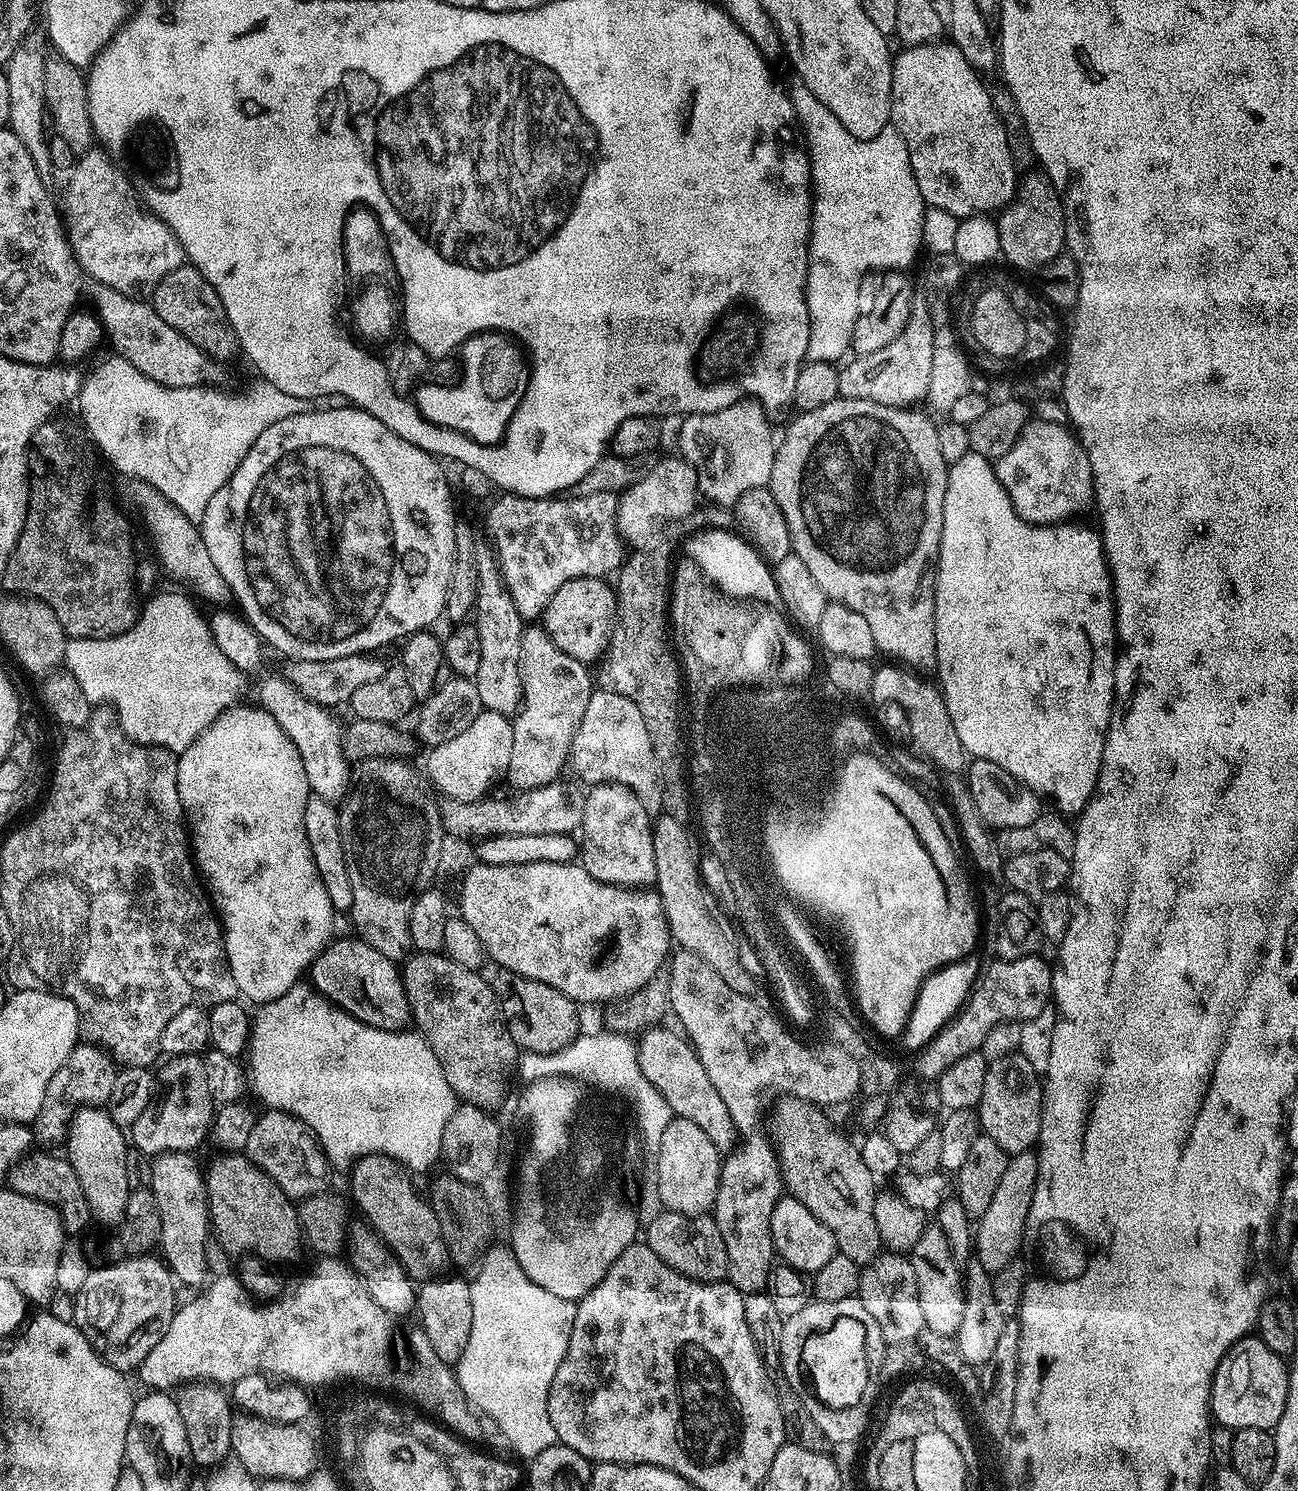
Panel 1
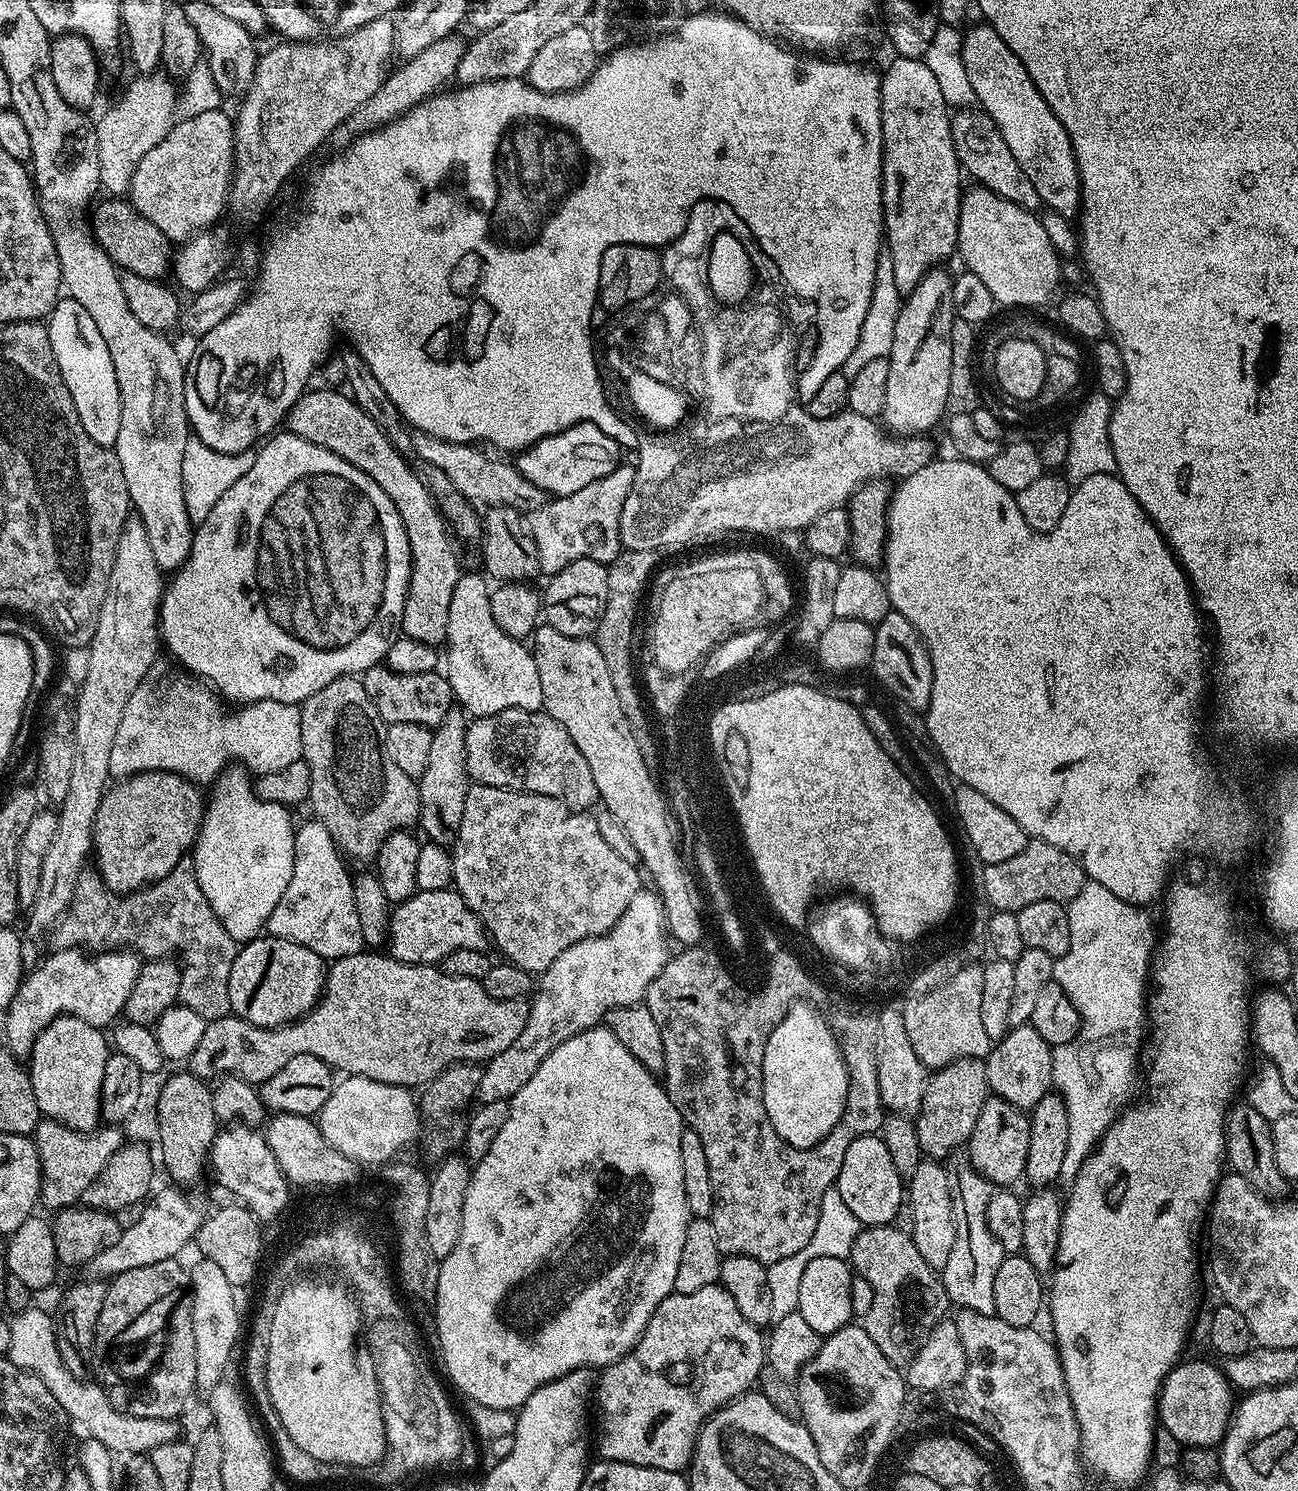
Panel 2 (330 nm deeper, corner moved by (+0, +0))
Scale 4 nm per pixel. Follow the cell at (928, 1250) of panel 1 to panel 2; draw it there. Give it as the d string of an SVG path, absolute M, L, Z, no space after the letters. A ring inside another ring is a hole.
M925 1158L920 1161L918 1170L914 1170L914 1174L906 1184L906 1200L907 1203L912 1203L910 1235L914 1246L918 1246L918 1254L922 1254L926 1266L930 1266L934 1270L943 1270L946 1262L950 1262L950 1250L954 1250L954 1234L956 1233L952 1213L952 1181L949 1169L946 1170L944 1167L943 1163Z

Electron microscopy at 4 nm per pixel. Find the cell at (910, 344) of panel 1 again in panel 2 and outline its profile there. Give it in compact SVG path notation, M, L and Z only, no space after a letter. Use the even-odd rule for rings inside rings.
M906 58L906 88L908 94L912 90L914 98L926 100L922 106L922 118L924 118L924 154L918 154L918 170L880 170L884 186L884 214L882 228L886 233L886 254L894 262L894 283L902 294L915 290L918 282L927 272L933 271L948 255L957 251L958 226L960 225L960 201L962 199L962 187L960 188L960 176L962 169L960 160L956 157L954 142L952 141L952 122L950 119L949 104L942 96L941 87L934 78L933 71L927 66L927 62L921 58Z

